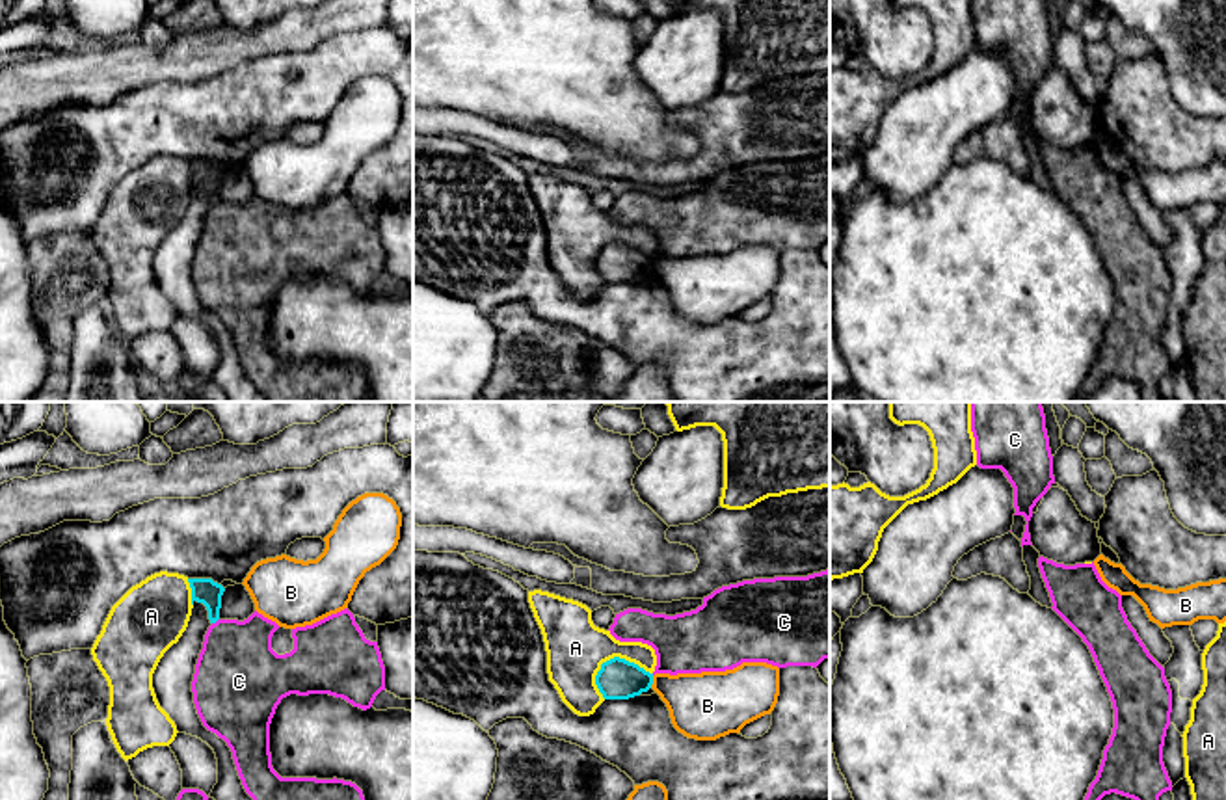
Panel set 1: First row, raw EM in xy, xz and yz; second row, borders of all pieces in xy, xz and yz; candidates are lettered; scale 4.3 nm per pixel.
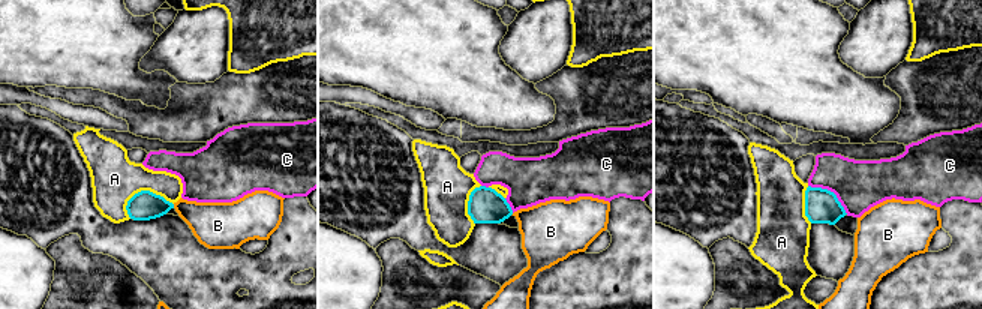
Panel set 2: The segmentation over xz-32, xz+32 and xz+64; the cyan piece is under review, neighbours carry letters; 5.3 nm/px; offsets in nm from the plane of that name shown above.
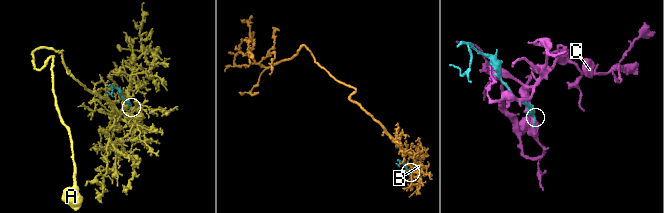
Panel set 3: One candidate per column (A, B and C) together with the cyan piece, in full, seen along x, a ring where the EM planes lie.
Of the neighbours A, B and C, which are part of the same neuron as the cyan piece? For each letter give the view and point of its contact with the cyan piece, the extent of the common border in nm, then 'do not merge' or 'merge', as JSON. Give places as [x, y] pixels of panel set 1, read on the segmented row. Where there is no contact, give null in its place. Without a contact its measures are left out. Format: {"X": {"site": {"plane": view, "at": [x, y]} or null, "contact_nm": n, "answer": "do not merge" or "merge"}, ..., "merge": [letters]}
{"A": {"site": {"plane": "xz", "at": [616, 657]}, "contact_nm": 260, "answer": "do not merge"}, "B": {"site": {"plane": "xz", "at": [652, 681]}, "contact_nm": 60, "answer": "do not merge"}, "C": {"site": {"plane": "xy", "at": [214, 622]}, "contact_nm": 40, "answer": "do not merge"}, "merge": []}

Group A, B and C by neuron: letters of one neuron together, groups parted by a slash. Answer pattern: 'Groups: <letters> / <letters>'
Groups: A / B / C

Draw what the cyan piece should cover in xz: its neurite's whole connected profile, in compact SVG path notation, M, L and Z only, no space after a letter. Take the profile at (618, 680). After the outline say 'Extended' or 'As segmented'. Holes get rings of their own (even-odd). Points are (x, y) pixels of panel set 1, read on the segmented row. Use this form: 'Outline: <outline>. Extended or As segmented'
Outline: M614 657L601 664L595 685L605 700L629 700L651 688L653 673L634 662Z. As segmented

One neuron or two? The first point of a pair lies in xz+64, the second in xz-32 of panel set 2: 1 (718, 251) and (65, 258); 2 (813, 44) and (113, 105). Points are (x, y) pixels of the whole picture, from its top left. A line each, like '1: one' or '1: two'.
1: one
2: two

